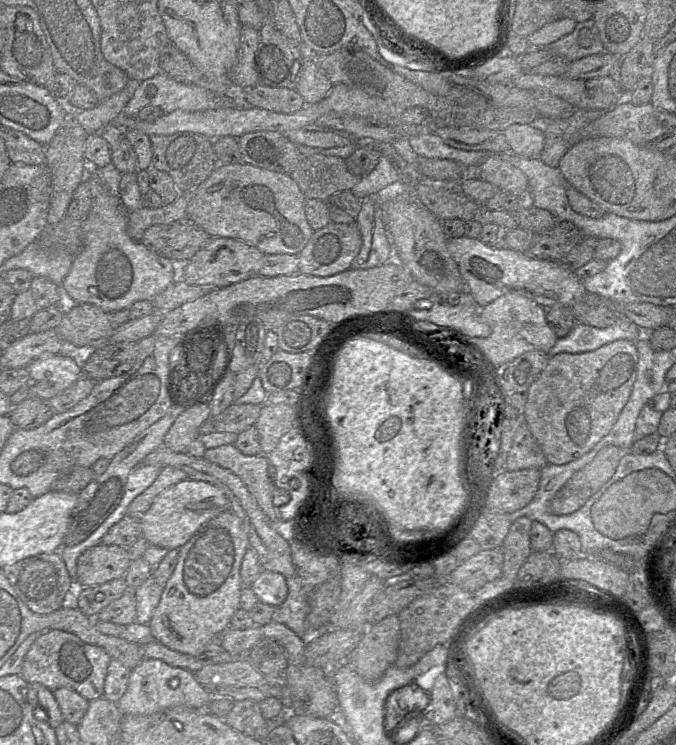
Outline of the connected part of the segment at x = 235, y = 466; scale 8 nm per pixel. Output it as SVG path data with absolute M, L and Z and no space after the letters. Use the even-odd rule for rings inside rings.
M234 444L206 449L204 458L238 475L255 497L259 507L274 523L278 524L273 502L274 483L267 455L244 455Z

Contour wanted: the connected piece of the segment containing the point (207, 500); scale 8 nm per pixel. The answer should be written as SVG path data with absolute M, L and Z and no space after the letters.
M185 479L161 492L151 507L141 515L142 536L150 545L179 549L208 521L229 510L226 494L205 481Z

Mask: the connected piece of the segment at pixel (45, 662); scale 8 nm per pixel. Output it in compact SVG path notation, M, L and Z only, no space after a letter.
M60 630L39 634L26 653L21 676L32 685L43 685L54 691L57 688L72 688L88 701L101 698L111 657L101 647L85 643L76 635Z

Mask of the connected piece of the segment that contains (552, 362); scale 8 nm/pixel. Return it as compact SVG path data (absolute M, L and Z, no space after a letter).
M616 340L594 351L561 353L549 359L545 369L530 385L525 405L525 423L549 464L562 465L580 458L610 432L631 395L637 363L635 341L630 340Z

